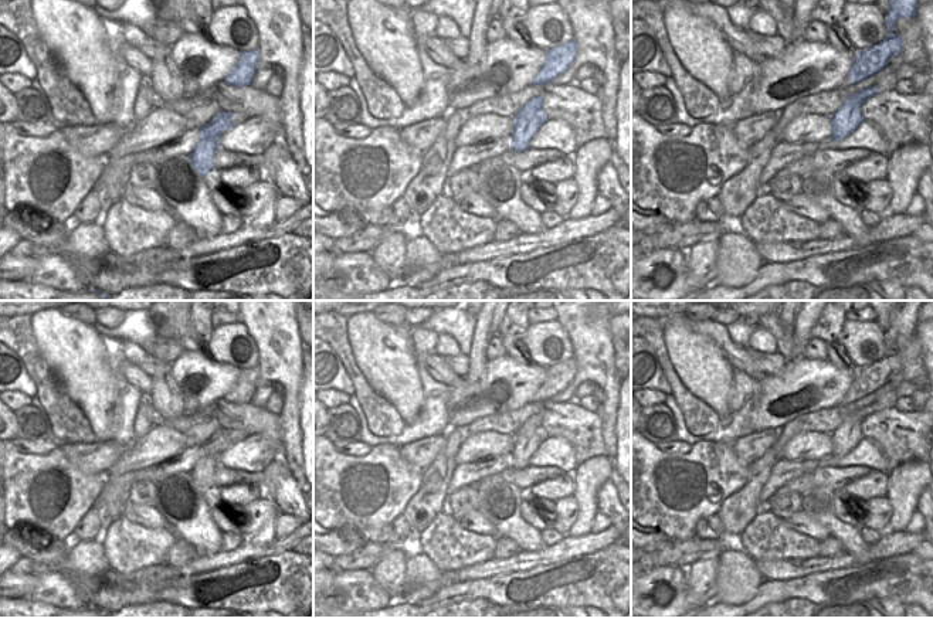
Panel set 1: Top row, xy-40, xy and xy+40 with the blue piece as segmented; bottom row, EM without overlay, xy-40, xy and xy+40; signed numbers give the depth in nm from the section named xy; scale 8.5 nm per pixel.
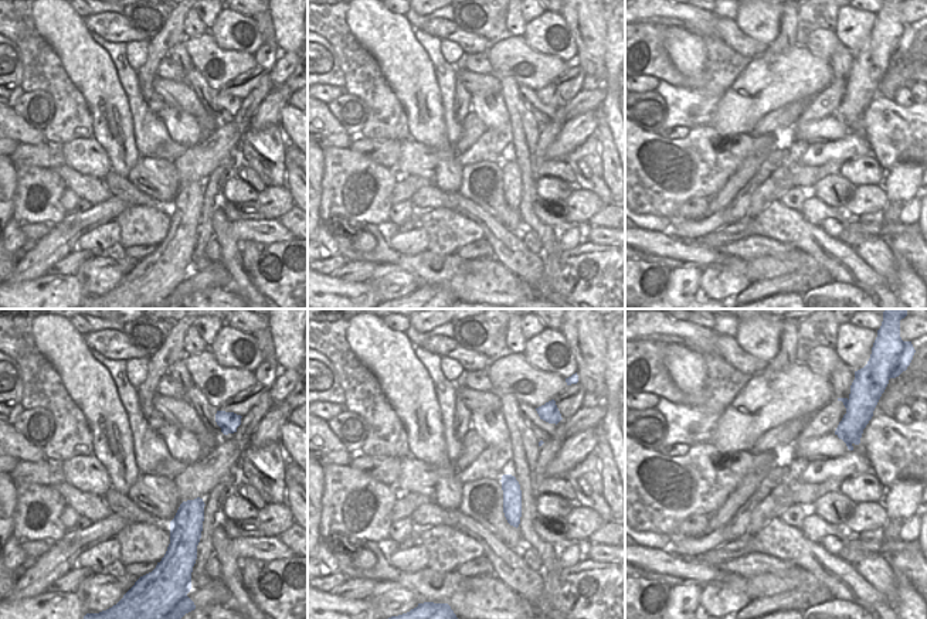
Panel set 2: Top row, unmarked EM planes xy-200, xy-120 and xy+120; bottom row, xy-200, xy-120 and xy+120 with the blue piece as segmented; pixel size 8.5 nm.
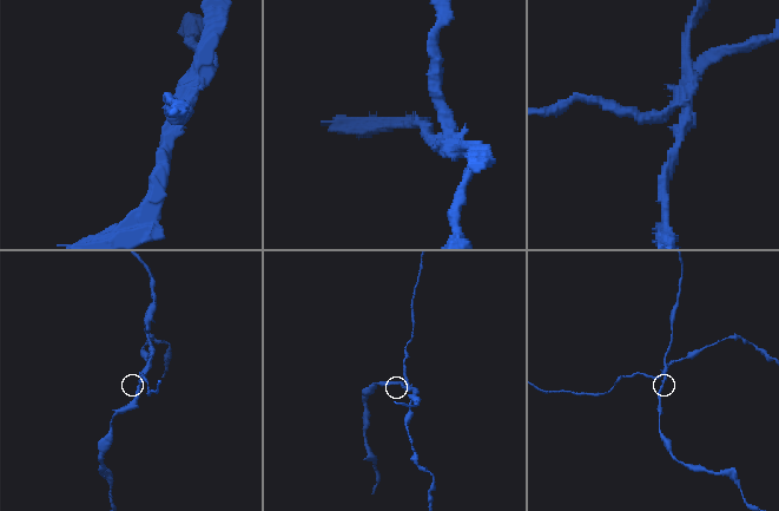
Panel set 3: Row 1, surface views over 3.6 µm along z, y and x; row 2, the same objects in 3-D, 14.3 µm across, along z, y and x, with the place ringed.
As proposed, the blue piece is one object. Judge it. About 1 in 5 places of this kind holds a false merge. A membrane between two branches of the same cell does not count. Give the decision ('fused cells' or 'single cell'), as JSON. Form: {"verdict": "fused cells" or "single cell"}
{"verdict": "fused cells"}

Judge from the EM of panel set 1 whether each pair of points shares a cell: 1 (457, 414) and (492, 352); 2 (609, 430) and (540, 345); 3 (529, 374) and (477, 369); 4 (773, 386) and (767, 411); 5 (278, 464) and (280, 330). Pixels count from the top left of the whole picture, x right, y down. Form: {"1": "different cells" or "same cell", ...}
{"1": "different cells", "2": "different cells", "3": "different cells", "4": "same cell", "5": "different cells"}

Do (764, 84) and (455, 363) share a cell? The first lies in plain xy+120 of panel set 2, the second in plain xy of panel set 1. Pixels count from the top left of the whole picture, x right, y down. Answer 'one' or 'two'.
two

